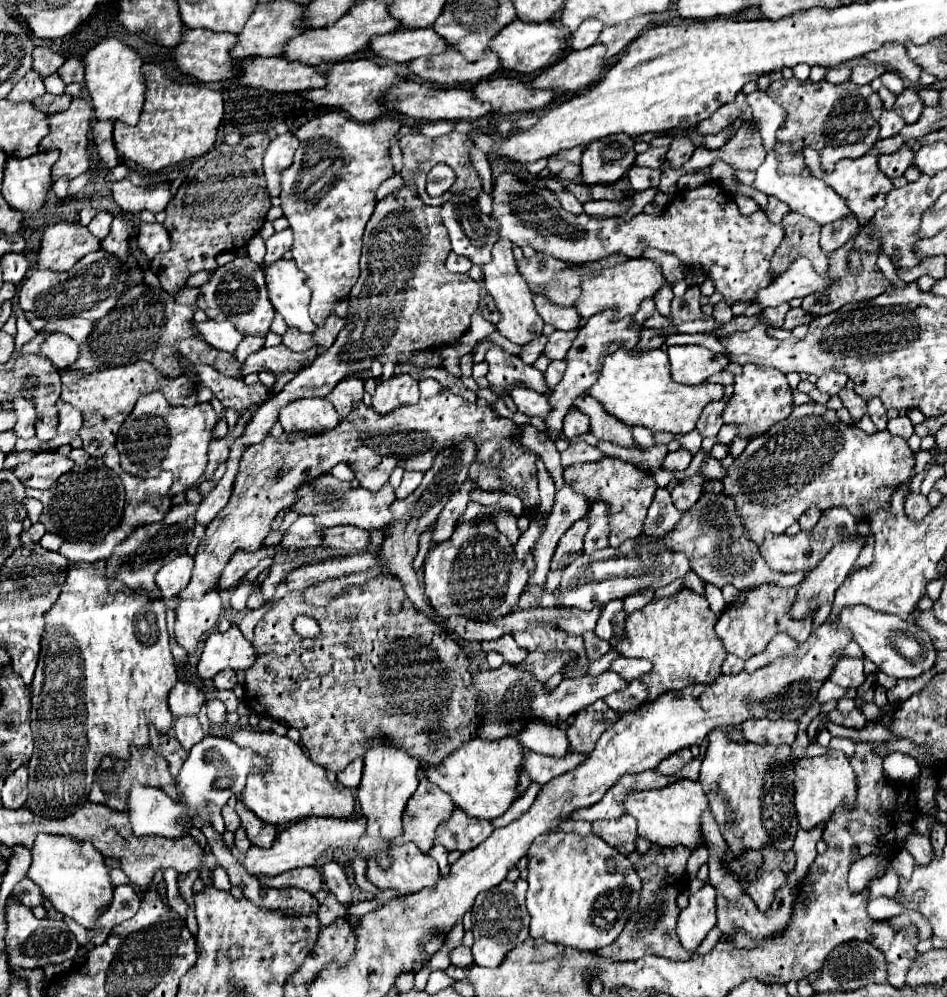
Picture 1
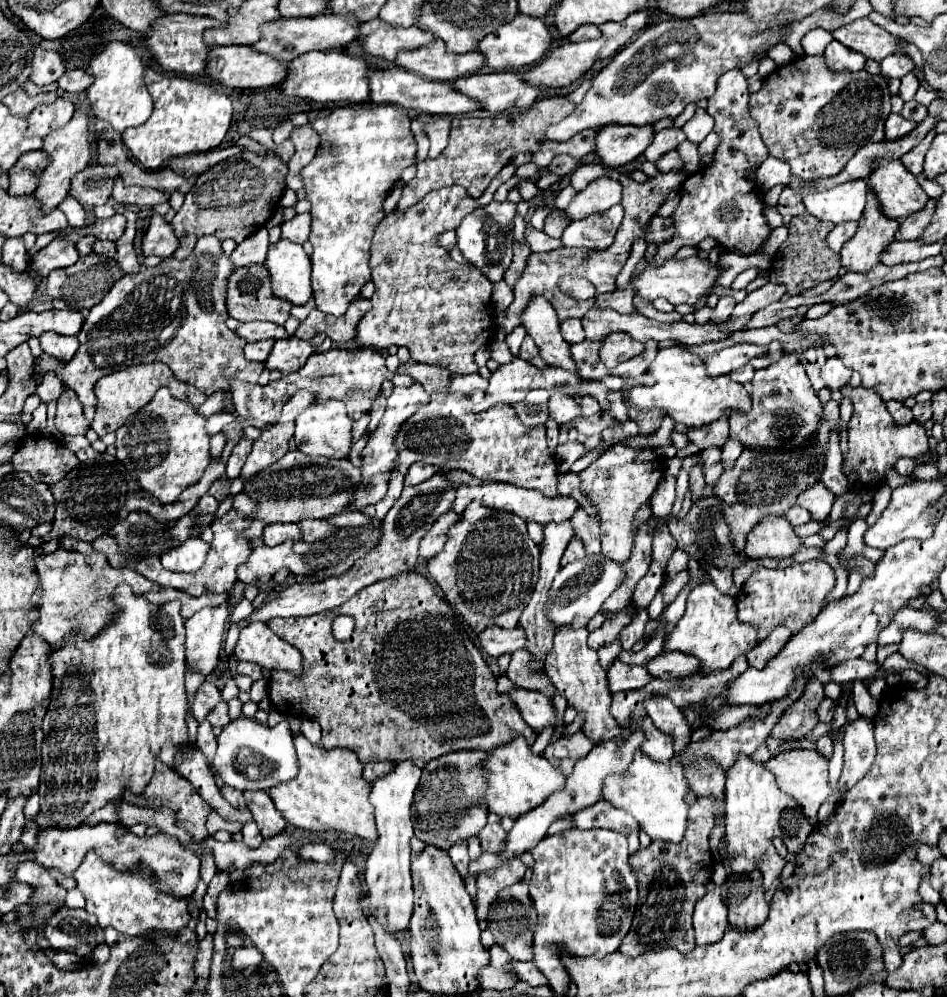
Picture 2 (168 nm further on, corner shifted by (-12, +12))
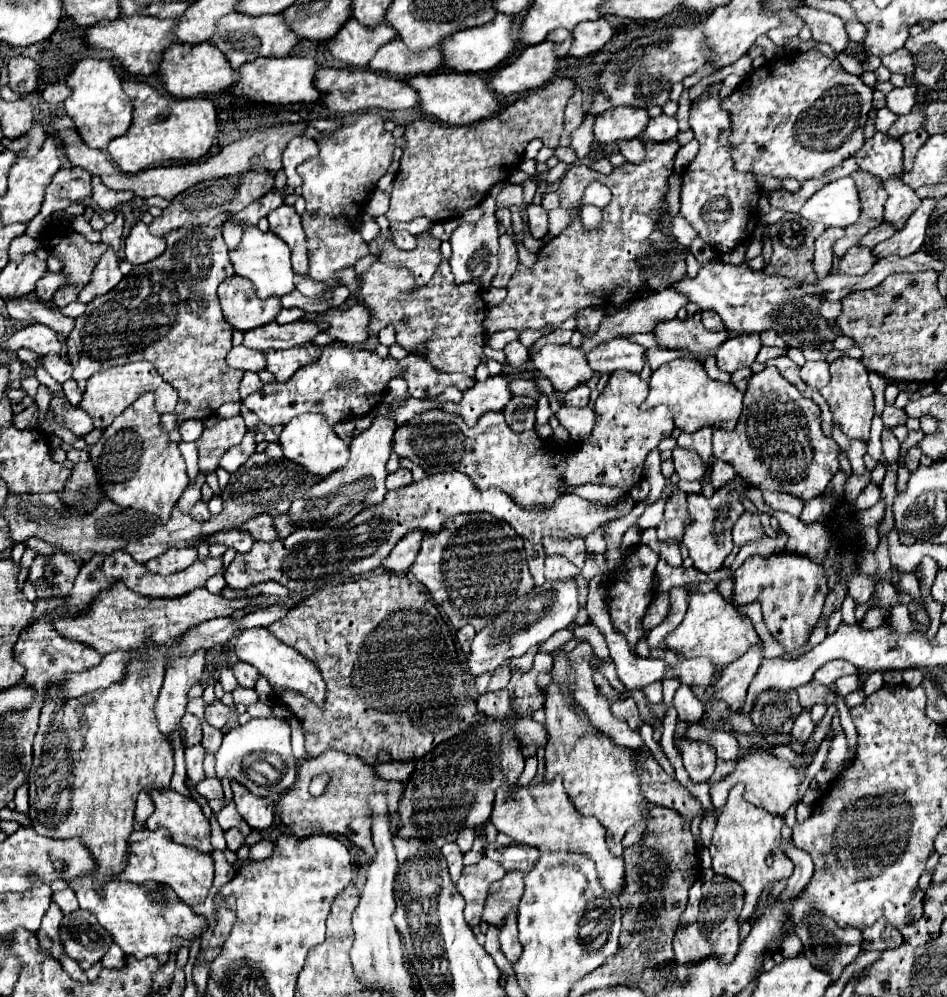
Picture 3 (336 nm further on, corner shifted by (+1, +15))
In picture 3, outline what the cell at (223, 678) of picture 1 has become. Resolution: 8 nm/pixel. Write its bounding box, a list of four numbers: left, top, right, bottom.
[232,662,258,688]

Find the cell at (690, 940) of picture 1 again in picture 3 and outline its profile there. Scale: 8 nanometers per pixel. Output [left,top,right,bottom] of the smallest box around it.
[674,922,712,980]

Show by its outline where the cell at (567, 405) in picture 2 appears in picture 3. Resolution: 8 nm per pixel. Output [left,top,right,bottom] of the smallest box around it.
[554,404,594,442]

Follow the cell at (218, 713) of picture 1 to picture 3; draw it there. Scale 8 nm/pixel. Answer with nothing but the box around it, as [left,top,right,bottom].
[182,712,202,746]

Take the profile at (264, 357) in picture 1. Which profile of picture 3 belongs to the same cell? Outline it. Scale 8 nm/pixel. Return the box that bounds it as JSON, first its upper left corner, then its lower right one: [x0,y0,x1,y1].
[266,342,320,382]

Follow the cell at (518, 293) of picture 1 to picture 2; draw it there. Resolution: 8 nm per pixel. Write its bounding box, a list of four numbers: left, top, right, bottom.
[523,297,577,373]

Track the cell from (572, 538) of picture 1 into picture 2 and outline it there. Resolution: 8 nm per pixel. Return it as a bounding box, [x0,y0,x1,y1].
[561,539,585,567]

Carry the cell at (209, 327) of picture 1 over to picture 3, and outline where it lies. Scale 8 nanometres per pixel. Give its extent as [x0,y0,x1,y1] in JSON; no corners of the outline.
[244,322,326,350]

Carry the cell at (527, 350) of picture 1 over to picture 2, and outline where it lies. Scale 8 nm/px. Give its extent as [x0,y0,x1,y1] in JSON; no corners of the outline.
[519,337,539,361]

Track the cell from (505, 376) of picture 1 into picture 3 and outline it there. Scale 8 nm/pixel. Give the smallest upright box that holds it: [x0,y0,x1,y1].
[442,374,514,426]

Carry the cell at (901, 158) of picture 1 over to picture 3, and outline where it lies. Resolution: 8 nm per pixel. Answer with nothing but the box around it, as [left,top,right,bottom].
[900,128,928,172]

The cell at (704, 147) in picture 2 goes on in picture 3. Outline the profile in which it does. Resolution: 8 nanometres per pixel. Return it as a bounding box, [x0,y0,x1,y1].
[674,140,698,174]

